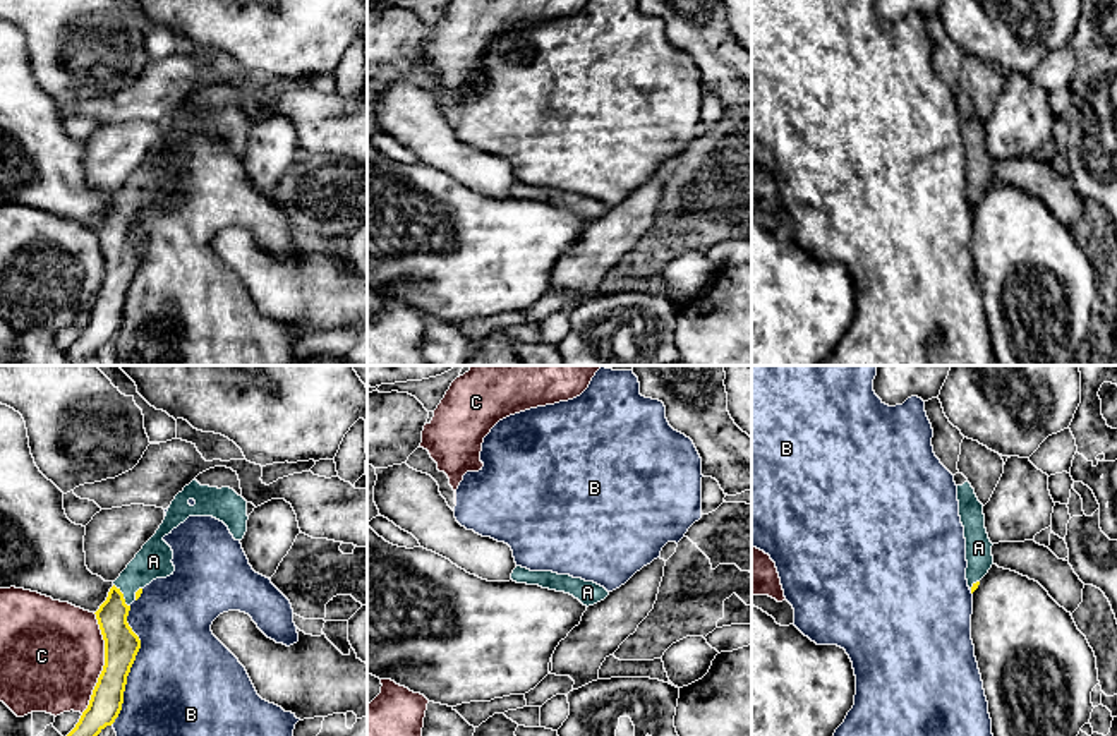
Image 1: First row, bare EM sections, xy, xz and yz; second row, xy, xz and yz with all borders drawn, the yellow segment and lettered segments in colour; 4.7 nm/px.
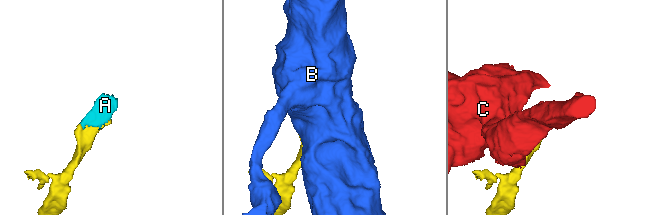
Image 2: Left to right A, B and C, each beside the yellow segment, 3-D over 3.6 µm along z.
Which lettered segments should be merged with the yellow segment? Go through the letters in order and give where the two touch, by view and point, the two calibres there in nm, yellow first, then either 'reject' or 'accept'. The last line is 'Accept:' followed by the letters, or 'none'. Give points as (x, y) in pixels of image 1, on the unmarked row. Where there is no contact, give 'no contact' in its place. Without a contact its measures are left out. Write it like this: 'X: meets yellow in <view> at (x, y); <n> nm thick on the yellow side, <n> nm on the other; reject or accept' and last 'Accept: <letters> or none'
A: meets yellow in xy at (122, 211); 160 nm thick on the yellow side, 160 nm on the other; accept
B: meets yellow in xy at (131, 282); 160 nm thick on the yellow side, 500 nm on the other; reject
C: meets yellow in xy at (105, 278); 160 nm thick on the yellow side, 480 nm on the other; reject
Accept: A

